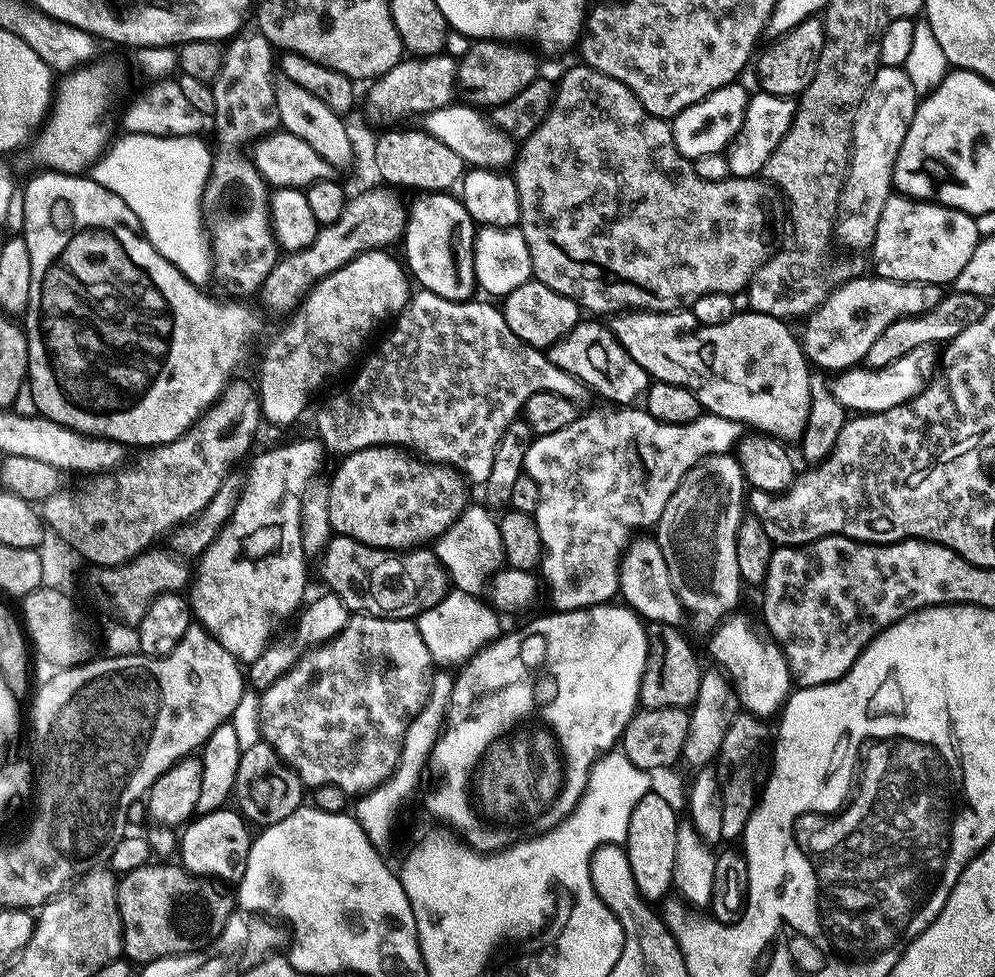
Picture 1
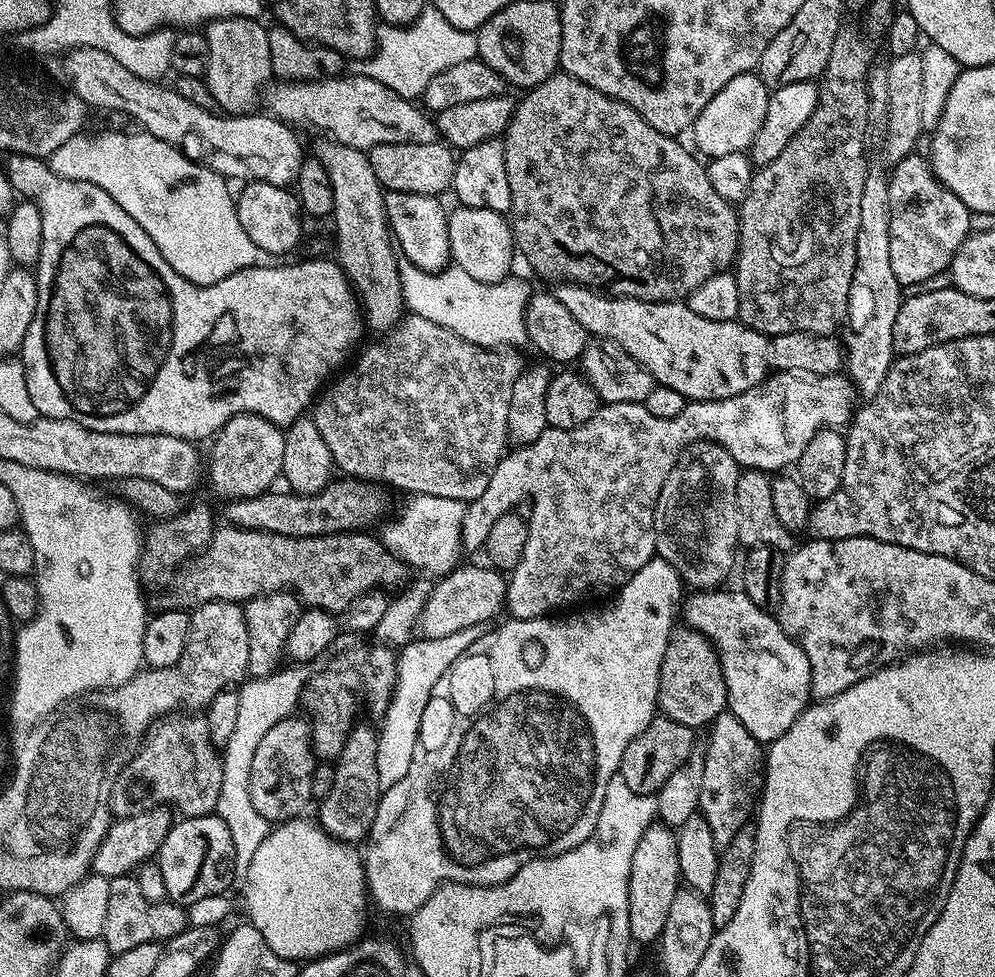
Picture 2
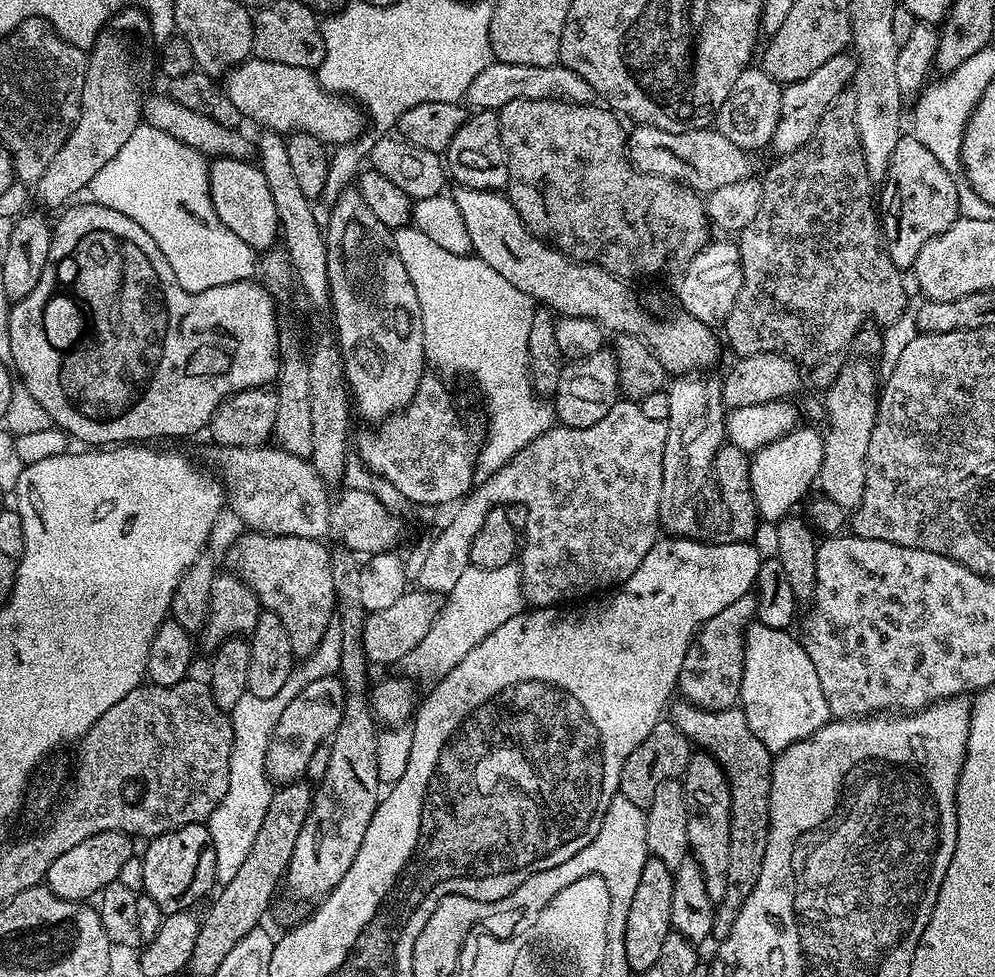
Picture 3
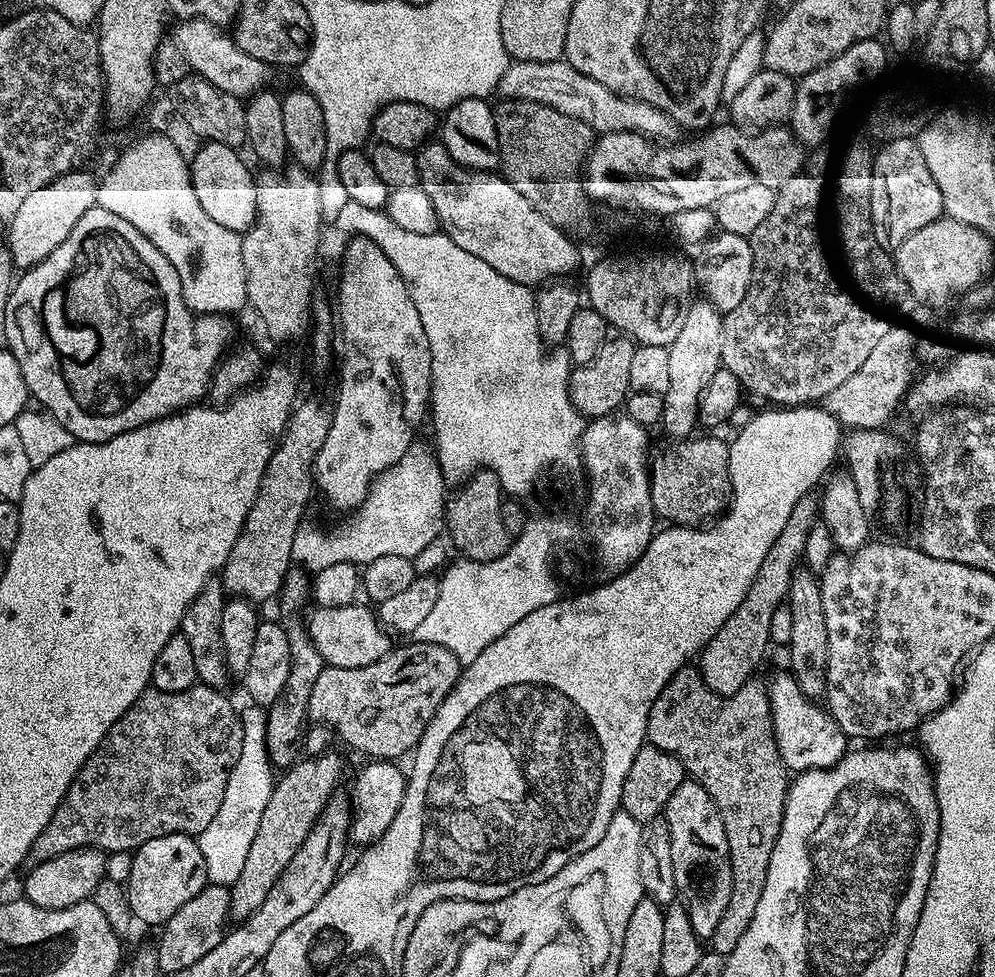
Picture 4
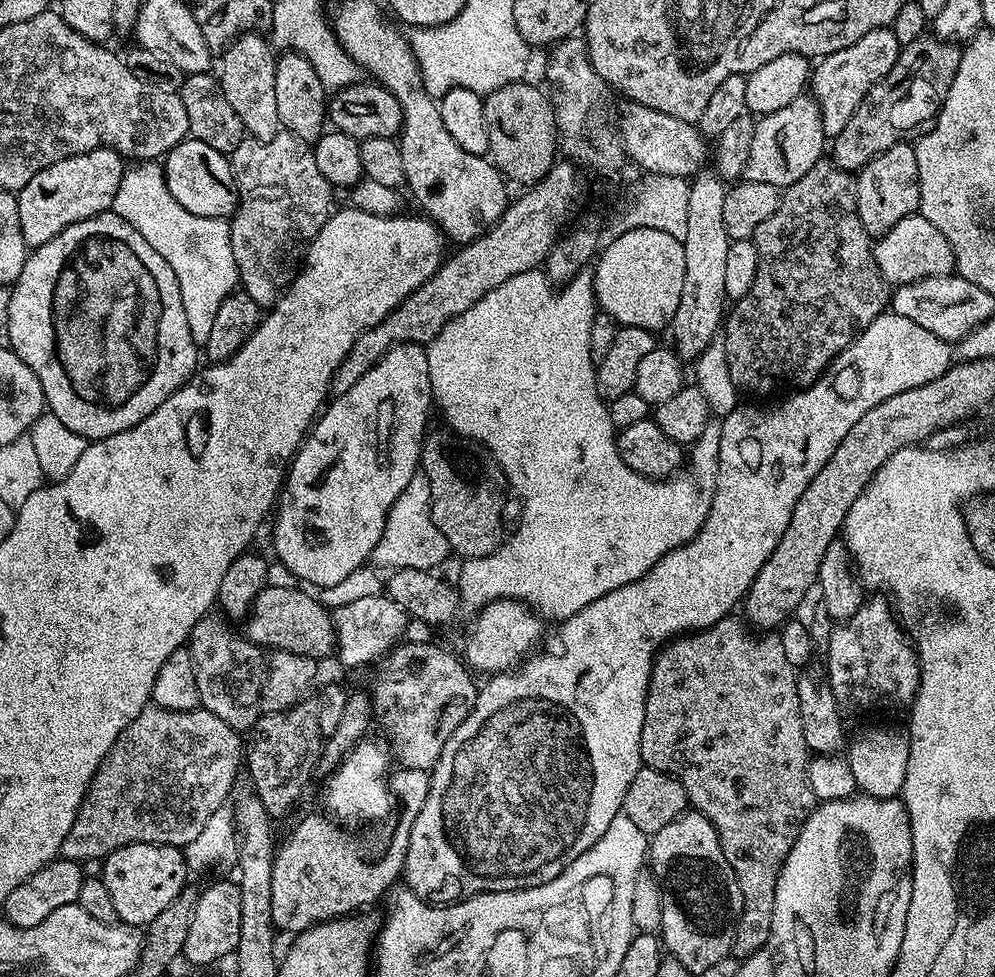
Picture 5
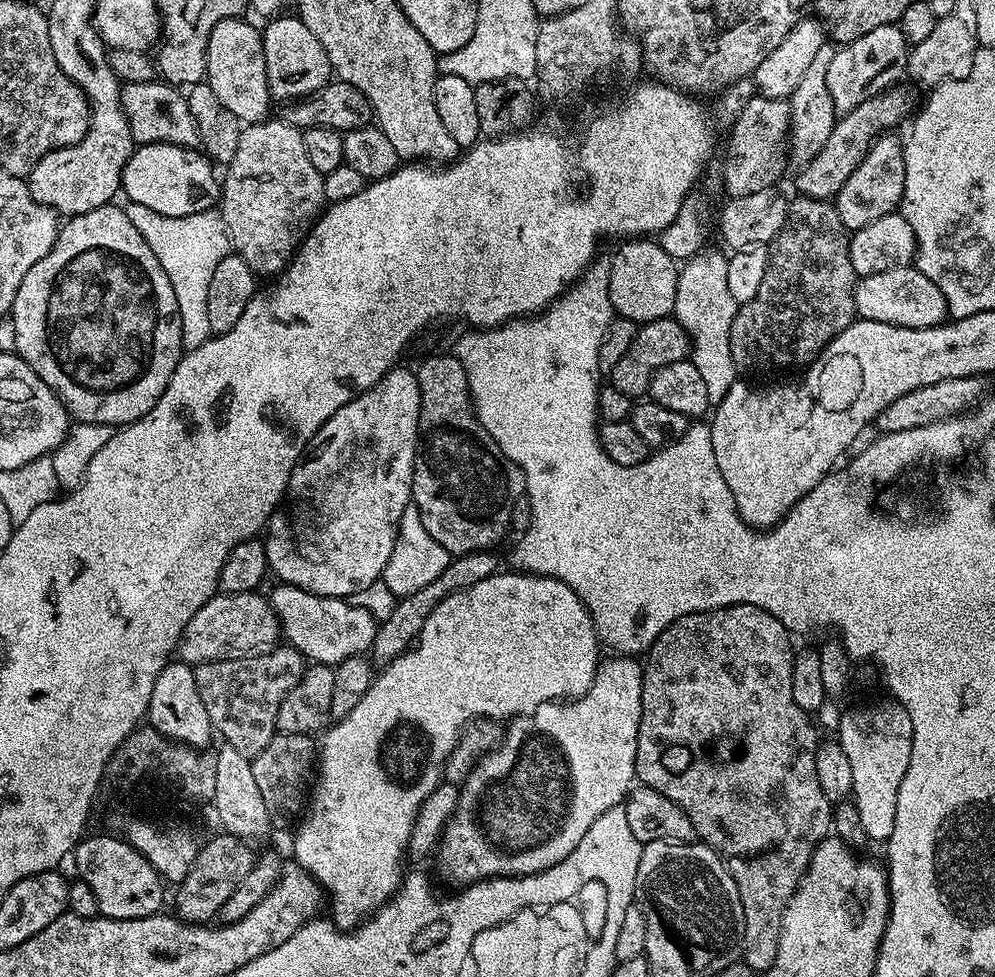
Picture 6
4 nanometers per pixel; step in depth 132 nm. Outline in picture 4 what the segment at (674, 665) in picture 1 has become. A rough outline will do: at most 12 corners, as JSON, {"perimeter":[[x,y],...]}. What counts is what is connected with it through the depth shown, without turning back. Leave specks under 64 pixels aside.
{"perimeter":[[817,497],[790,510],[746,598],[700,652],[714,694],[757,675],[787,601]]}

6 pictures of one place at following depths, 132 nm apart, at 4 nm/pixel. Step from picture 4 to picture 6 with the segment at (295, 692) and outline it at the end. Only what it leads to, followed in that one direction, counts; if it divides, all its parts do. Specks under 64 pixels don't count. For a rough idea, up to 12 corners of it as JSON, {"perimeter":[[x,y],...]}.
{"perimeter":[[278,734],[251,757],[273,825],[305,811],[312,736]]}

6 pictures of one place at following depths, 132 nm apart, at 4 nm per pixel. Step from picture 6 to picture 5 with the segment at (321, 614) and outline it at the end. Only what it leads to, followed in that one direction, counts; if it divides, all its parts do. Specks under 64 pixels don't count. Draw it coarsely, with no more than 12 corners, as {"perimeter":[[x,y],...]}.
{"perimeter":[[384,594],[335,609],[335,655],[375,665],[409,619]]}

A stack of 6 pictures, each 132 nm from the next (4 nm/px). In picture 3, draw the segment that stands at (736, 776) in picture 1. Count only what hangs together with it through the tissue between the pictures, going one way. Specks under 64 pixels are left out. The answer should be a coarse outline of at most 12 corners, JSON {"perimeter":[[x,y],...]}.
{"perimeter":[[700,750],[682,783],[688,846],[715,902],[726,894],[732,803]]}

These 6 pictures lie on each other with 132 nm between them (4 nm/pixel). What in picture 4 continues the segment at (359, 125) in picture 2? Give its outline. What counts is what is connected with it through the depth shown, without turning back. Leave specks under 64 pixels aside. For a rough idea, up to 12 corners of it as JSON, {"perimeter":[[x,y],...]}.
{"perimeter":[[184,18],[174,33],[195,75],[251,98],[269,65],[227,31]]}

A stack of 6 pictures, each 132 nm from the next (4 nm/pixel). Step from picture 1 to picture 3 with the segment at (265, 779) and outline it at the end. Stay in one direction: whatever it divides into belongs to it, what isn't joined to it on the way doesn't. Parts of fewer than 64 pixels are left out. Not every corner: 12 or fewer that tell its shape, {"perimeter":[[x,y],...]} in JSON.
{"perimeter":[[335,675],[282,711],[266,750],[276,786],[303,781],[343,721]]}

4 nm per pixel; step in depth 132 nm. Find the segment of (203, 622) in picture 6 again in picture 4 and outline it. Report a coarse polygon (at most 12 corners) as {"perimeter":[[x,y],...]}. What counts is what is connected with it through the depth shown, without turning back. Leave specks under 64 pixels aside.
{"perimeter":[[360,602],[313,607],[310,642],[329,668],[378,662],[389,633]]}

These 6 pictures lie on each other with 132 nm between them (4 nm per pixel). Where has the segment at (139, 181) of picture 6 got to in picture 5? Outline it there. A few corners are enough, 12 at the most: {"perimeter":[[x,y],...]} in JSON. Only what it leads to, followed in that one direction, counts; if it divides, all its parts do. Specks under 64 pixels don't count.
{"perimeter":[[191,138],[163,157],[170,194],[190,214],[236,211],[231,159]]}

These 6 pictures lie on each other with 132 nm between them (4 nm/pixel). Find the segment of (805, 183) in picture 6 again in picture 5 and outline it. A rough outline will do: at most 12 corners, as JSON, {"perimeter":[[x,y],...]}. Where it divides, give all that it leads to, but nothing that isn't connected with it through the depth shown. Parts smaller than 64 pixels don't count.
{"perimeter":[[959,43],[903,45],[831,163],[859,173],[931,125],[958,74]]}

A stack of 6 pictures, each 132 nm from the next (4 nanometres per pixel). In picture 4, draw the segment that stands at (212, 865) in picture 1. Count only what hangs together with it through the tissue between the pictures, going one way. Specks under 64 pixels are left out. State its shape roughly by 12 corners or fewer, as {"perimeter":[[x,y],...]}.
{"perimeter":[[196,836],[150,838],[126,891],[142,925],[163,926],[209,883]]}

